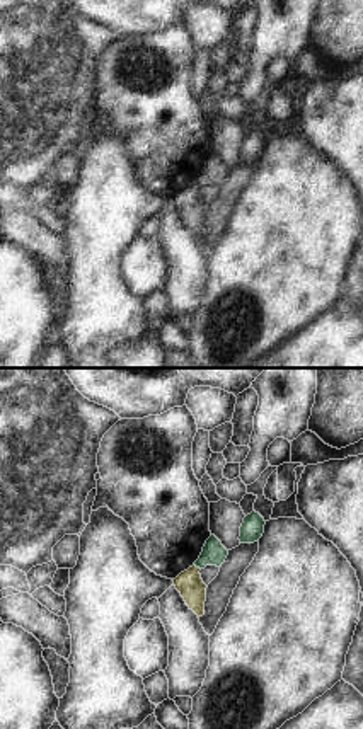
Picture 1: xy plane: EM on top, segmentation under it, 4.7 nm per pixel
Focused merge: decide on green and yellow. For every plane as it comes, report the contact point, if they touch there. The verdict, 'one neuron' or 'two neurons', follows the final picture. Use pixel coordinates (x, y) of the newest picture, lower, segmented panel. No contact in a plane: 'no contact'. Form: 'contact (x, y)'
contact (198, 566)

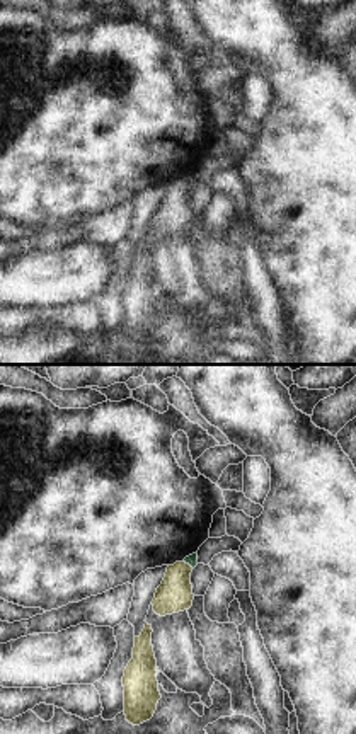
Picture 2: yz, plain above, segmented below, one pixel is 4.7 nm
contact (188, 562)

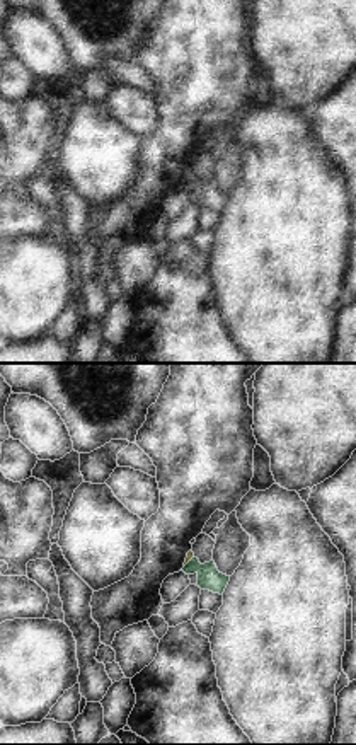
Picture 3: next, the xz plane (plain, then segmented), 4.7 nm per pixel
contact (189, 561)

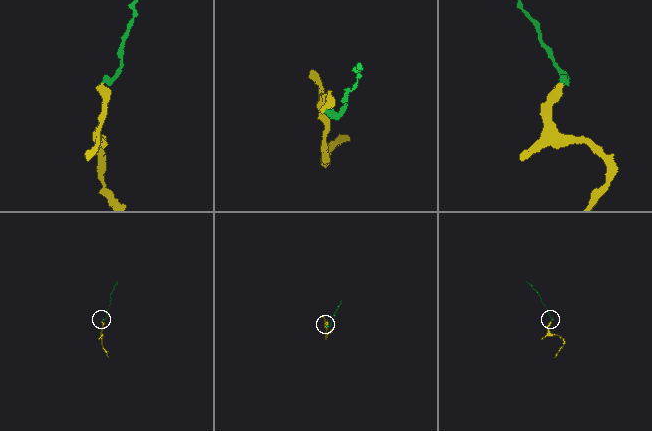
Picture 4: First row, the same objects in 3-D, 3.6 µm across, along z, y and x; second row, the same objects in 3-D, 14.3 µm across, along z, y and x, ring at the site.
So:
one neuron

